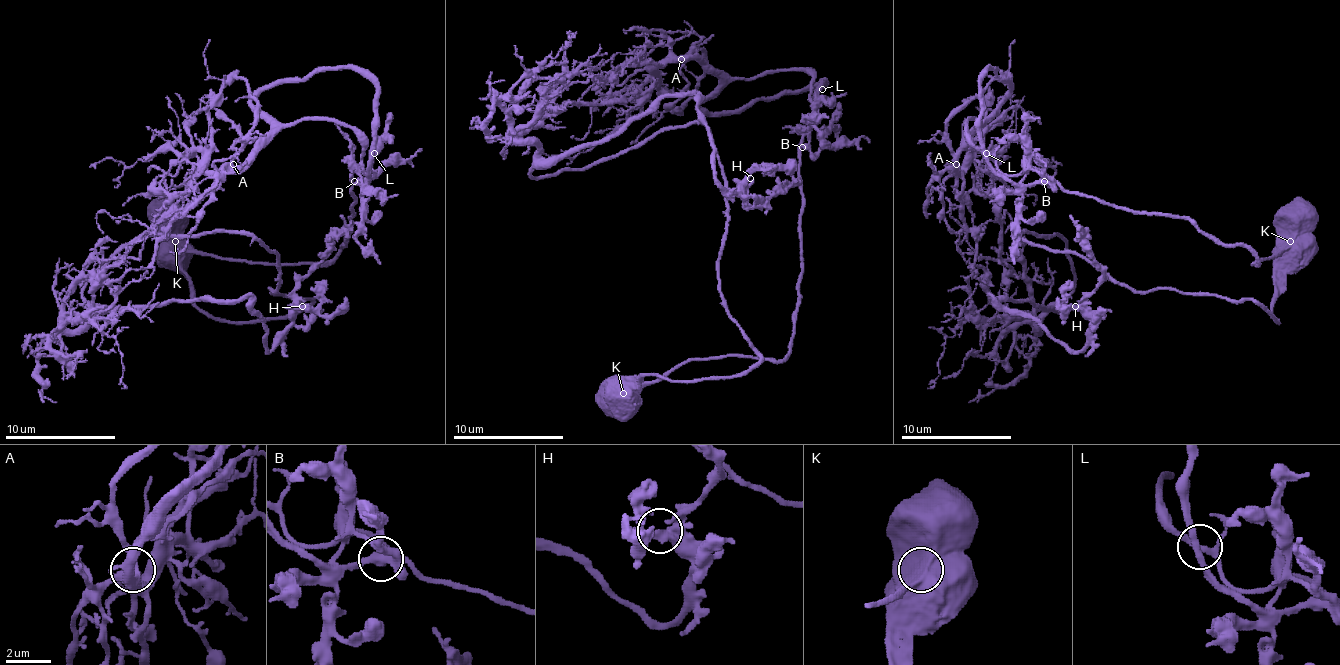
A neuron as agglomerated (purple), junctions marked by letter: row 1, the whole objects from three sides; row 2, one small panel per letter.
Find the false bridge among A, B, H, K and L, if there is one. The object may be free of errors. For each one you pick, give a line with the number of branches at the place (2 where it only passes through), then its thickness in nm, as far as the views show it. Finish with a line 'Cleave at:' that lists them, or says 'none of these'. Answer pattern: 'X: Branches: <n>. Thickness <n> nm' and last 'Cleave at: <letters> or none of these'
K: Branches: 1. Thickness 1450 nm
Cleave at: K

